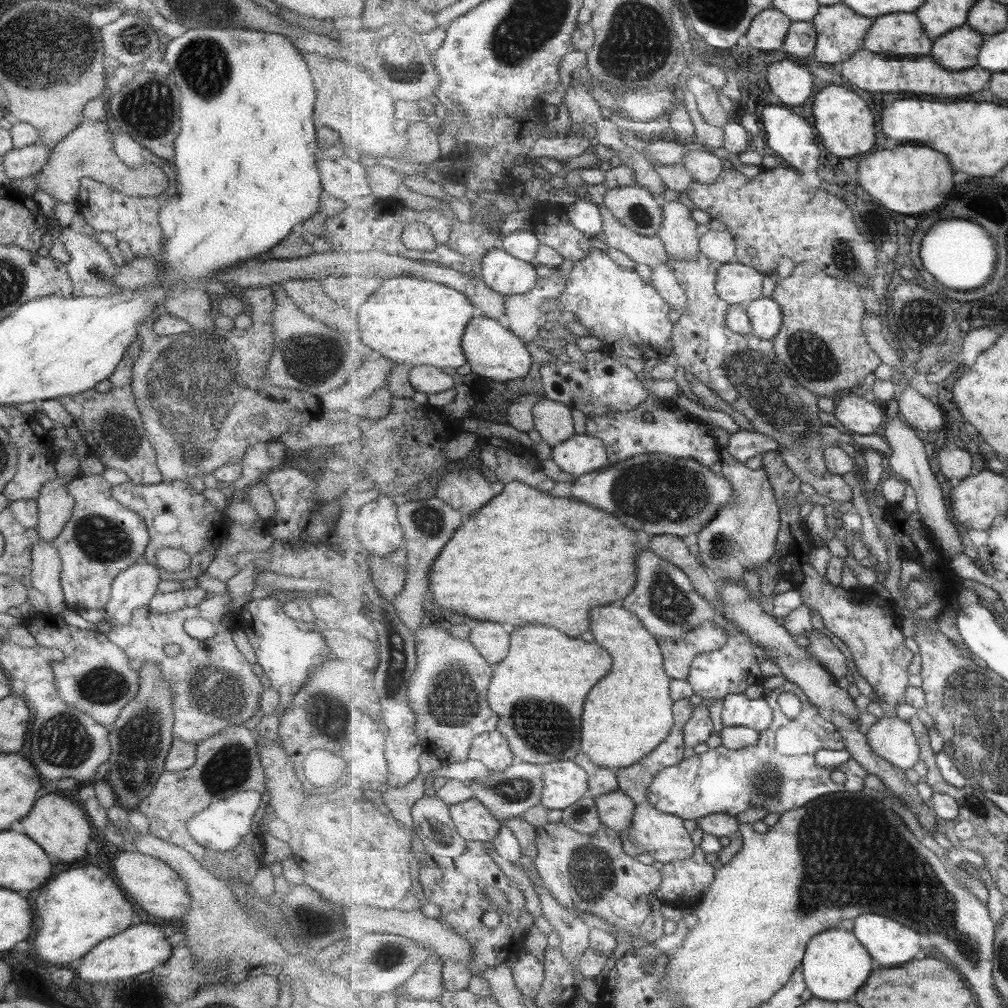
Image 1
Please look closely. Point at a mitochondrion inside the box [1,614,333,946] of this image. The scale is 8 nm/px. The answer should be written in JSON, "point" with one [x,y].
{"point":[139,740]}

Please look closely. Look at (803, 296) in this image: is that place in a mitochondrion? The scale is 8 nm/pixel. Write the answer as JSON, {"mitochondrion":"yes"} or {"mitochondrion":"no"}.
{"mitochondrion":"no"}

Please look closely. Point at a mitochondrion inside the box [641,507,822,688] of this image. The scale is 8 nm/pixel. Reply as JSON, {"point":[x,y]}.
{"point":[668,603]}

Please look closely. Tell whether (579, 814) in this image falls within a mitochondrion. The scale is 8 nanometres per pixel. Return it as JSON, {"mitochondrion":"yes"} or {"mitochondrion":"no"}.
{"mitochondrion":"yes"}

